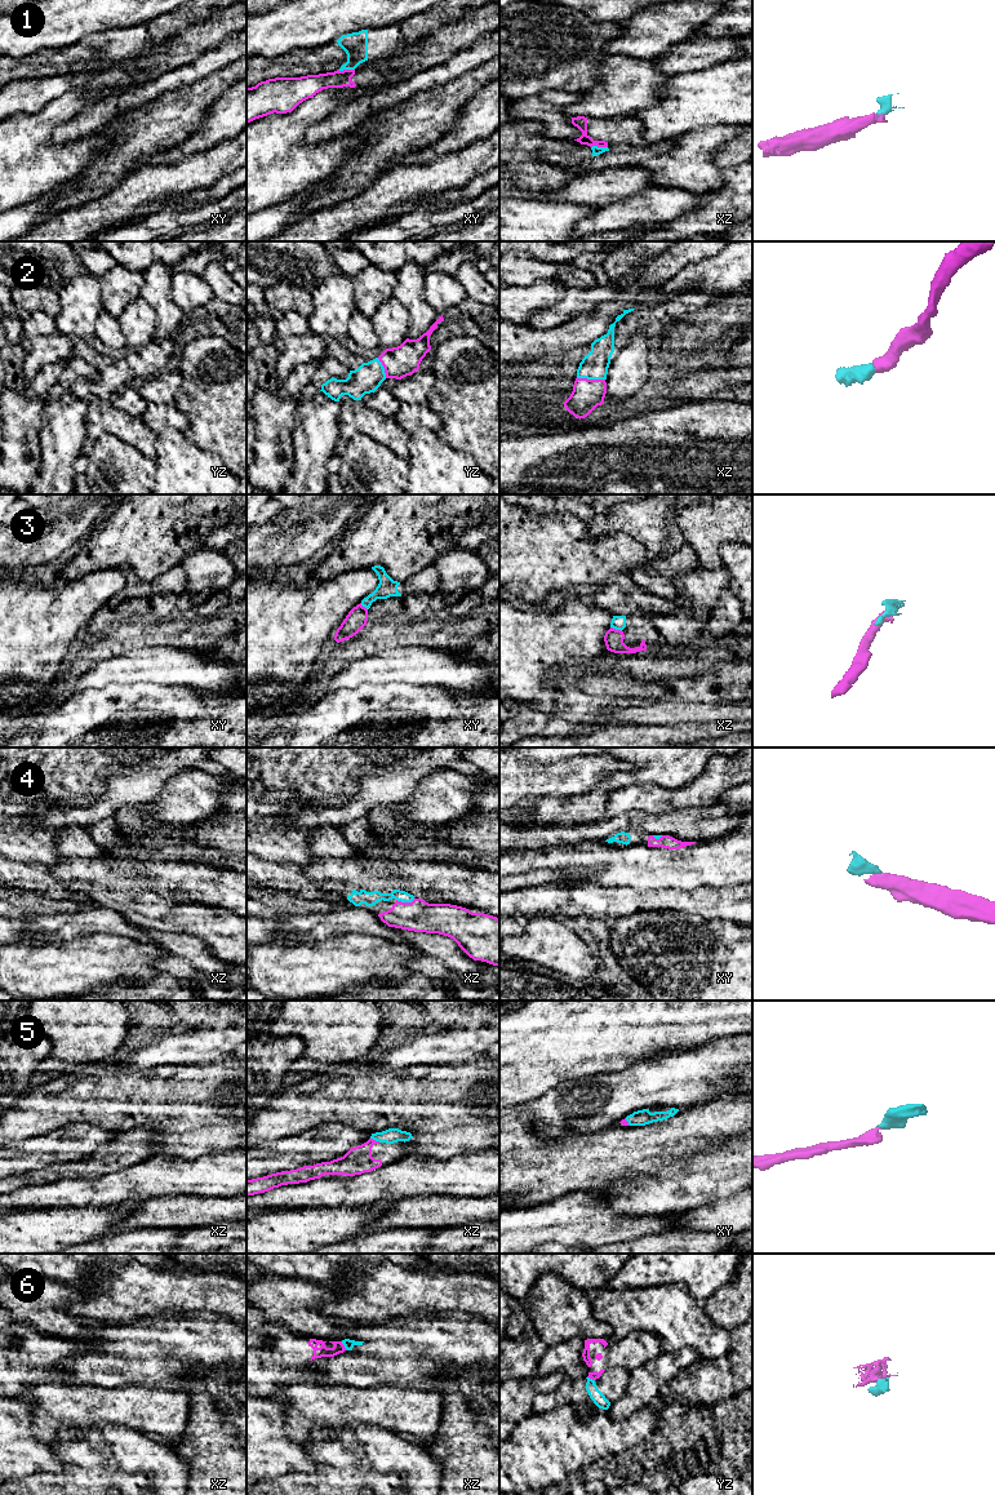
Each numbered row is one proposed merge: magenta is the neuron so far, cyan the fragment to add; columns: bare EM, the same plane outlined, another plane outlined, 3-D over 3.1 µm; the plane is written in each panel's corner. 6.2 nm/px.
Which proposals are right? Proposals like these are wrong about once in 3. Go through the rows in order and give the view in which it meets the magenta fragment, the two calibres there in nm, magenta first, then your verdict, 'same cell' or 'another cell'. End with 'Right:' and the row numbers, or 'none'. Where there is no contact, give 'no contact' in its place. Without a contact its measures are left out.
1: meets magenta in xz; 80 nm thick on the magenta side, 50 nm on the other; another cell
2: meets magenta in xz; 190 nm thick on the magenta side, 170 nm on the other; same cell
3: meets magenta in xz; 120 nm thick on the magenta side, 90 nm on the other; another cell
4: meets magenta in xz; 200 nm thick on the magenta side, 90 nm on the other; same cell
5: meets magenta in xz; 170 nm thick on the magenta side, 100 nm on the other; same cell
6: meets magenta in xz; 70 nm thick on the magenta side, 70 nm on the other; another cell
Right: 2, 4, 5

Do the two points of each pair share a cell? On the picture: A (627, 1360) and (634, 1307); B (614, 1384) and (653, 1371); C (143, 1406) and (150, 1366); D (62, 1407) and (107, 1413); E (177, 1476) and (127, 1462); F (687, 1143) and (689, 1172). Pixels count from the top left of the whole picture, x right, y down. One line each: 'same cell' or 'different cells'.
A: different cells
B: different cells
C: different cells
D: same cell
E: same cell
F: different cells

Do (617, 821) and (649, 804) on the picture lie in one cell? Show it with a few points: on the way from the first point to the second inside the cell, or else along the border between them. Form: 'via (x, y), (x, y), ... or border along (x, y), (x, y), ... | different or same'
border along (670, 810), (662, 813), (623, 811), (609, 817) | different

